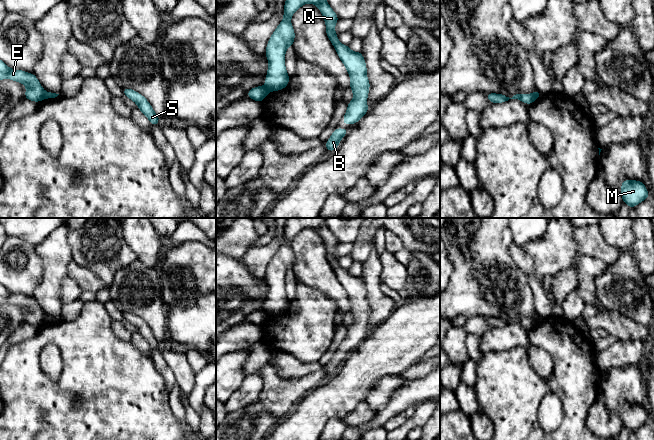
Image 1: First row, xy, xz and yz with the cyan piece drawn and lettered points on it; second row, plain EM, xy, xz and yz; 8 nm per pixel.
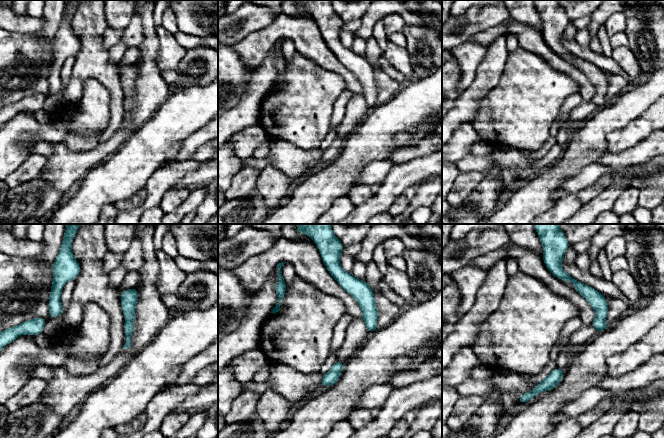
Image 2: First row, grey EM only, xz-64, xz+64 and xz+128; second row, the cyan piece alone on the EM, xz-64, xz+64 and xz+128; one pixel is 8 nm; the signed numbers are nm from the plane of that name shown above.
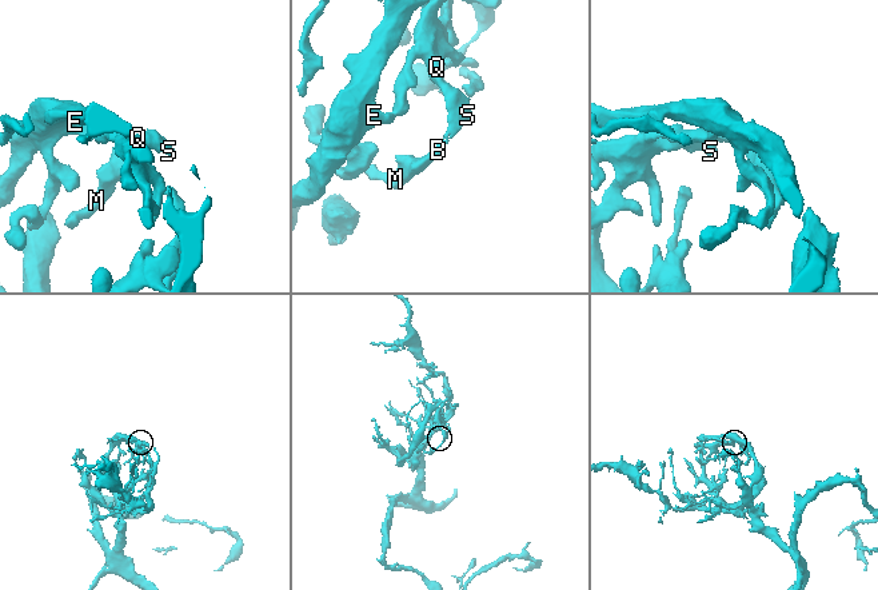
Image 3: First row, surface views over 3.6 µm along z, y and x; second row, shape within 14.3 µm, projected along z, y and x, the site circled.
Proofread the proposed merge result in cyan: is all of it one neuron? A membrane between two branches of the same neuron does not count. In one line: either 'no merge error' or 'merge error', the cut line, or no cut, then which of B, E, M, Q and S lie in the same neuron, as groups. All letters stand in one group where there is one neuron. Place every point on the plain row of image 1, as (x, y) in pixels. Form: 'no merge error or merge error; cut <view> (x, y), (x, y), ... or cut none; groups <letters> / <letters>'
merge error; cut xy (45, 316), (43, 322); groups B M Q S / E

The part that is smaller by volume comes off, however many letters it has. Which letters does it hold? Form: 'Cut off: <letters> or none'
Cut off: B, M, Q, S

